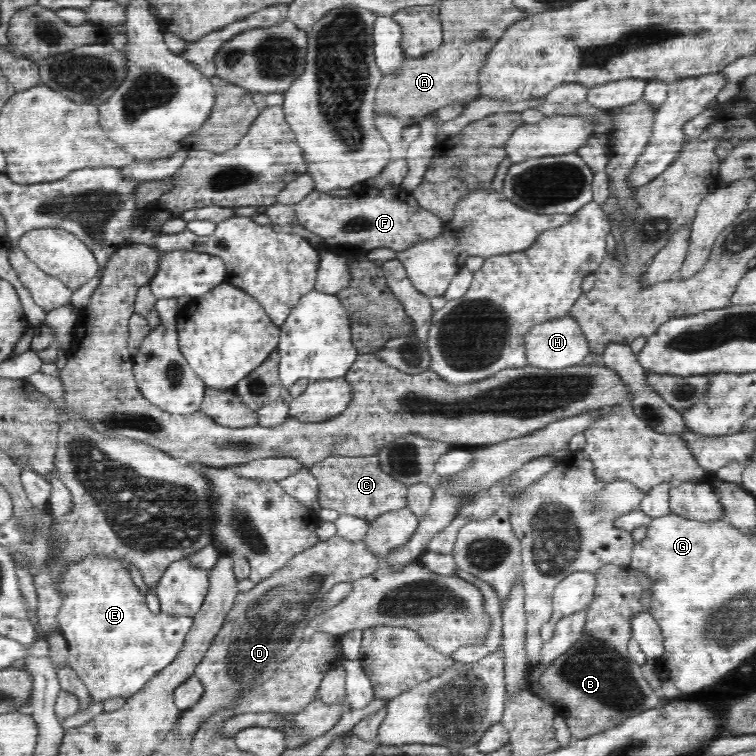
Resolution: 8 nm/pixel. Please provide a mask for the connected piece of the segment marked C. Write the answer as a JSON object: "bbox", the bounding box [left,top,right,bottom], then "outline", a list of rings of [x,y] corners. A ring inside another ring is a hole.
{"bbox":[309,455,407,522],"outline":[[[378,455],[332,456],[309,467],[319,484],[321,508],[334,509],[340,515],[360,517],[372,522],[377,516],[407,506],[407,486],[382,471]]]}

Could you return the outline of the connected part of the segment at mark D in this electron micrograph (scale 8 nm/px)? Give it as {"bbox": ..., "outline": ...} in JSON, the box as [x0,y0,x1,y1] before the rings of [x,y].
{"bbox":[175,535,382,737],"outline":[[[334,535],[332,538],[320,541],[312,548],[293,556],[284,568],[277,570],[273,575],[254,584],[249,592],[242,592],[236,597],[234,606],[222,628],[216,634],[214,641],[207,648],[206,655],[194,670],[193,675],[202,683],[204,696],[190,706],[188,710],[182,711],[176,724],[175,733],[178,731],[183,737],[198,732],[205,720],[220,709],[233,707],[236,701],[251,688],[265,683],[272,675],[276,674],[278,666],[284,660],[296,652],[298,645],[308,637],[310,620],[314,620],[320,614],[319,606],[330,589],[340,583],[353,582],[363,576],[370,576],[382,566],[380,557],[370,553],[368,545],[362,541],[348,541]]]}

